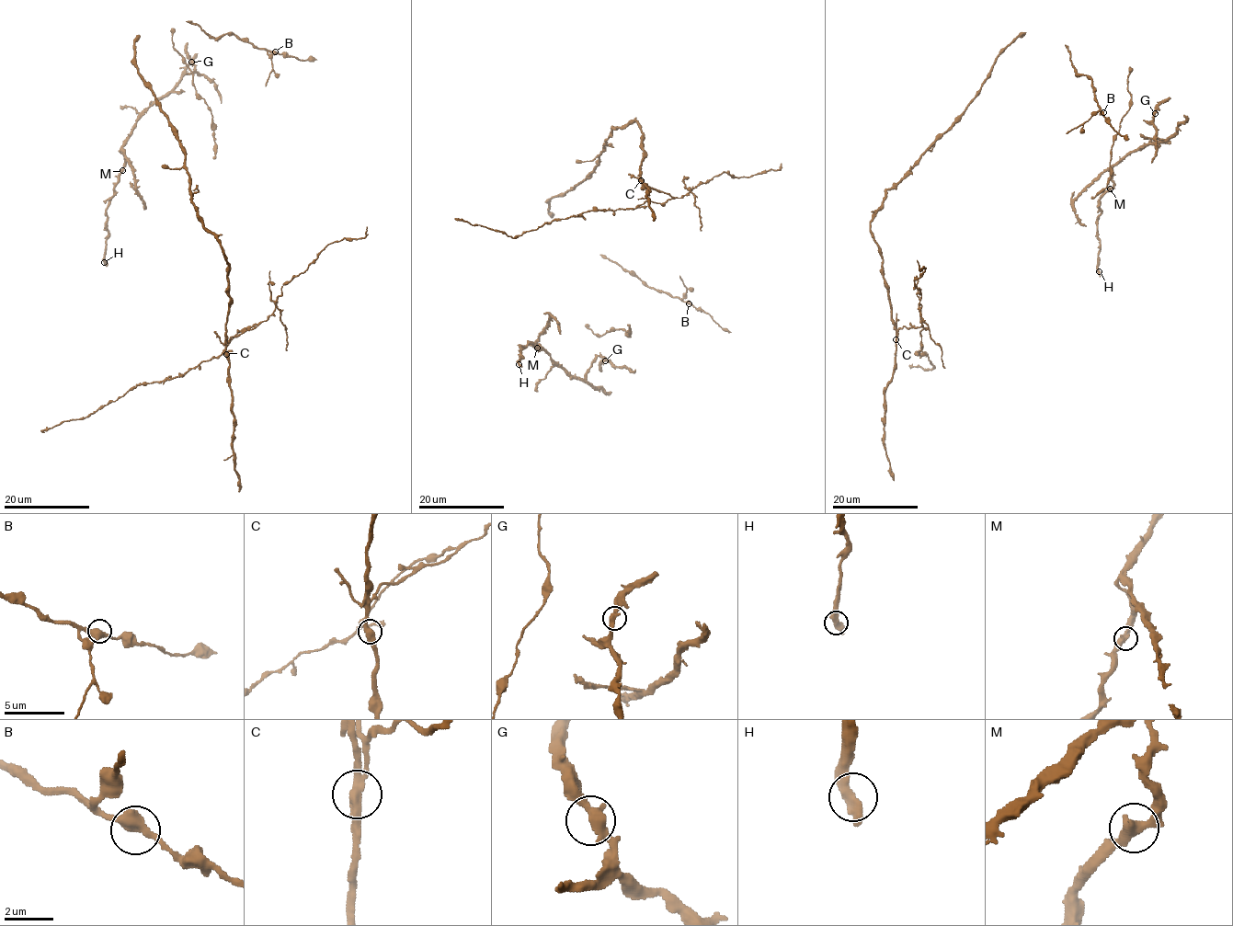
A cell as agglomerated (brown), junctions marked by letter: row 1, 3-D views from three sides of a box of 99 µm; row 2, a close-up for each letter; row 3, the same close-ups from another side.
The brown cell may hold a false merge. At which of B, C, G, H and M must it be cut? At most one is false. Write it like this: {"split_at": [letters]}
{"split_at": ["C"]}

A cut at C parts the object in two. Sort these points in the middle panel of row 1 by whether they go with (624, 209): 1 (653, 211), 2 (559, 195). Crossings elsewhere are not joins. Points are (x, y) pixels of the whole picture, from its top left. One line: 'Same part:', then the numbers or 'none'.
Same part: none

